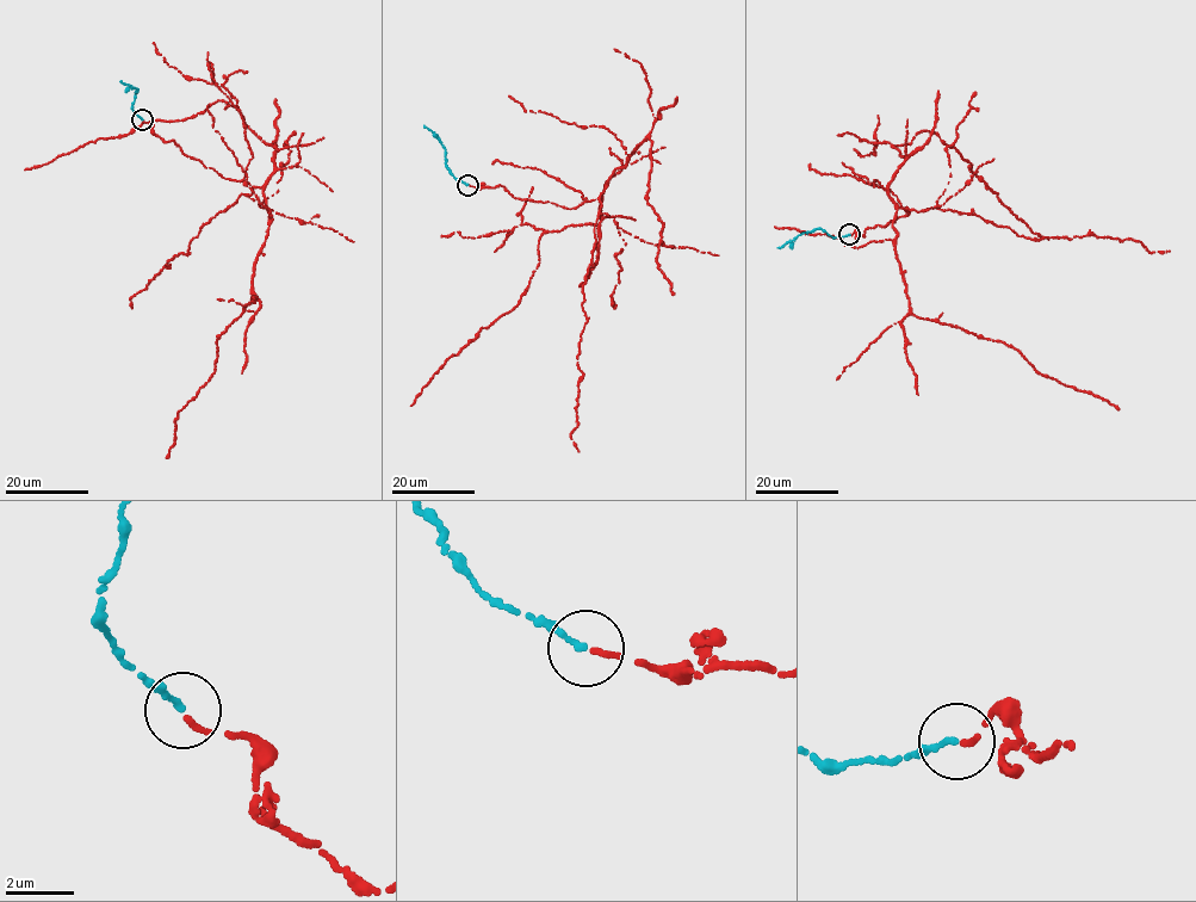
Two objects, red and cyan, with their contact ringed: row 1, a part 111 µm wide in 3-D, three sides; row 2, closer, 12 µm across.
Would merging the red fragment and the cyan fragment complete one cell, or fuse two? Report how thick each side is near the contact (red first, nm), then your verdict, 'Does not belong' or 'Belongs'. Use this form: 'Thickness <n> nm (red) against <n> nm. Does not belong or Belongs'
Thickness 170 nm (red) against 200 nm. Belongs

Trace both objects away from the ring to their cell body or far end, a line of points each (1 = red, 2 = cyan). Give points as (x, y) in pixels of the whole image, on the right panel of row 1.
1: (850, 235), (909, 214), (887, 184), (911, 154), (892, 147), (927, 130), (1048, 240)
2: (850, 235), (835, 236), (819, 228), (778, 247)

